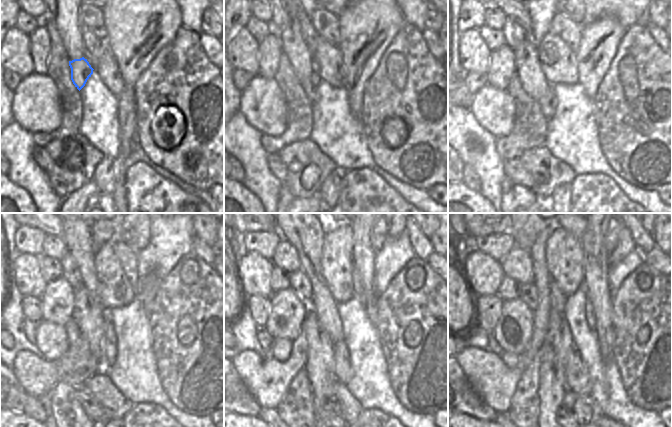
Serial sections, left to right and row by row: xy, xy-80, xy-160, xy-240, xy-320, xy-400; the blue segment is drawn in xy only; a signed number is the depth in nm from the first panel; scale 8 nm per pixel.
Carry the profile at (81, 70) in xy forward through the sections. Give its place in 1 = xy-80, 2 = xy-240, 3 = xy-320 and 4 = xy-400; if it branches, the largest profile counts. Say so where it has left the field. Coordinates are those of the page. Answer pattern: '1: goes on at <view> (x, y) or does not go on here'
1: goes on at xy-80 (310, 86)
2: goes on at xy-240 (109, 341)
3: goes on at xy-320 (343, 369)
4: goes on at xy-400 (577, 379)

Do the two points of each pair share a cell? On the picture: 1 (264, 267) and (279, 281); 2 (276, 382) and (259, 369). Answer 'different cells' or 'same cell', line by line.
1: different cells
2: same cell

